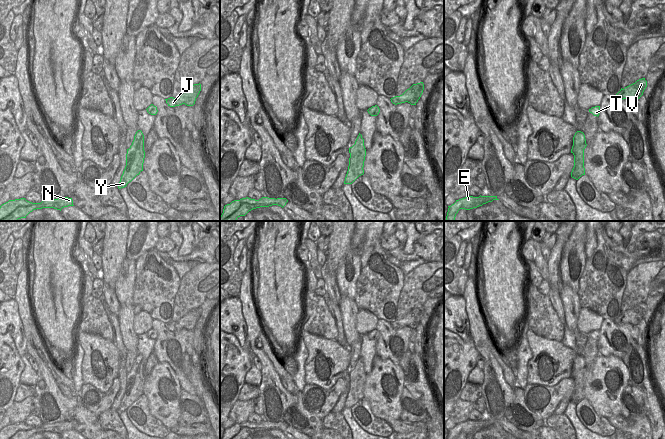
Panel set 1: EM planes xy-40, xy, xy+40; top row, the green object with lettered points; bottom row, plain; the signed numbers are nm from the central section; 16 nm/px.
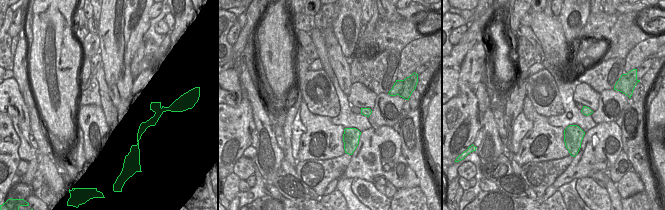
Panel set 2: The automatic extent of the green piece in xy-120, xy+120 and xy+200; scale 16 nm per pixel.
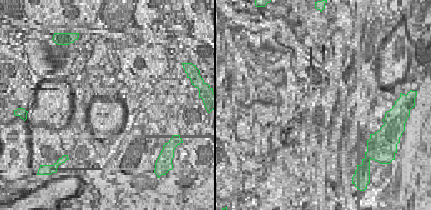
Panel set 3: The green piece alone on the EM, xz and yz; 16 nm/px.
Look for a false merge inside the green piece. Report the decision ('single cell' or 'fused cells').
fused cells

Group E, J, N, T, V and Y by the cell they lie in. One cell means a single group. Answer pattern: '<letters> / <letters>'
E J N V Y / T

